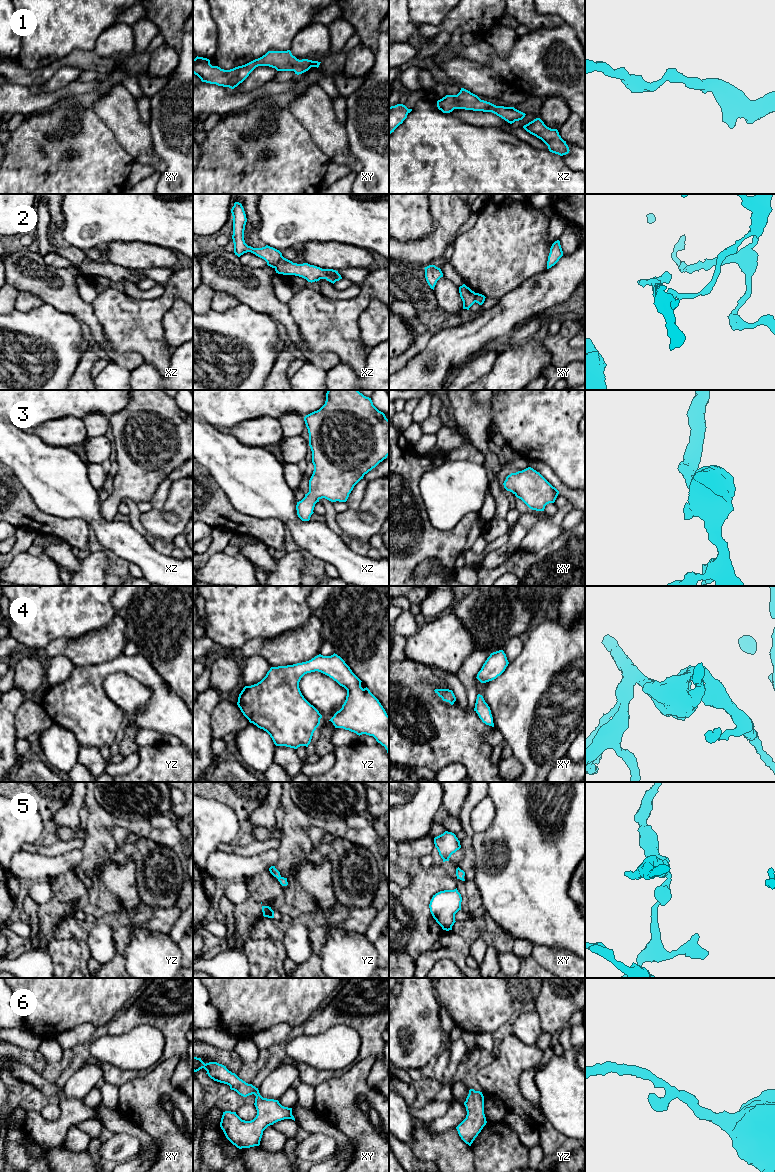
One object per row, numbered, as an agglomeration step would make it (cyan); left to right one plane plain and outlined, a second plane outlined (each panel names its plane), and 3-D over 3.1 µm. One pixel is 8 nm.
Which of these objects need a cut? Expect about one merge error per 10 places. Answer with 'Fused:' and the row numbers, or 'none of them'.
Fused: 2

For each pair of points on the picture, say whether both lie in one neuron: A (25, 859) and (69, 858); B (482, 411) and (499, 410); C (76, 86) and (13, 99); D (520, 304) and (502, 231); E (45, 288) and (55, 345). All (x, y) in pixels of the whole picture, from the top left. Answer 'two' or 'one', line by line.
A: one
B: two
C: one
D: two
E: two

